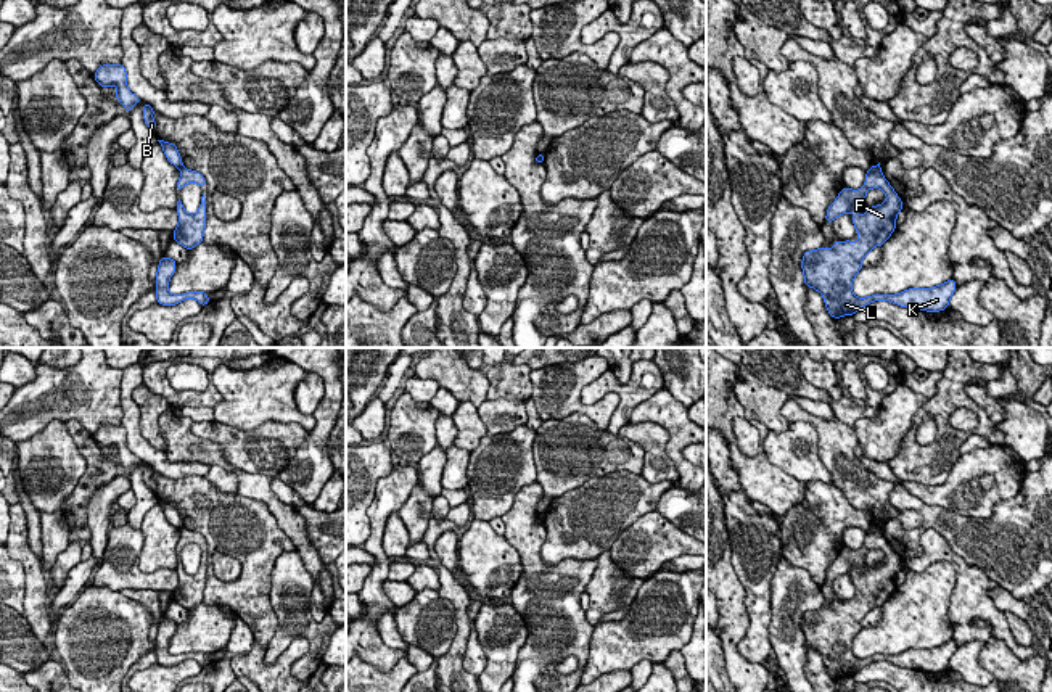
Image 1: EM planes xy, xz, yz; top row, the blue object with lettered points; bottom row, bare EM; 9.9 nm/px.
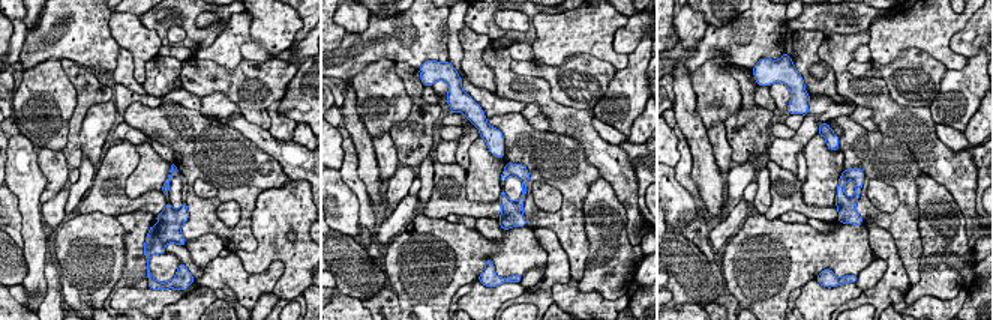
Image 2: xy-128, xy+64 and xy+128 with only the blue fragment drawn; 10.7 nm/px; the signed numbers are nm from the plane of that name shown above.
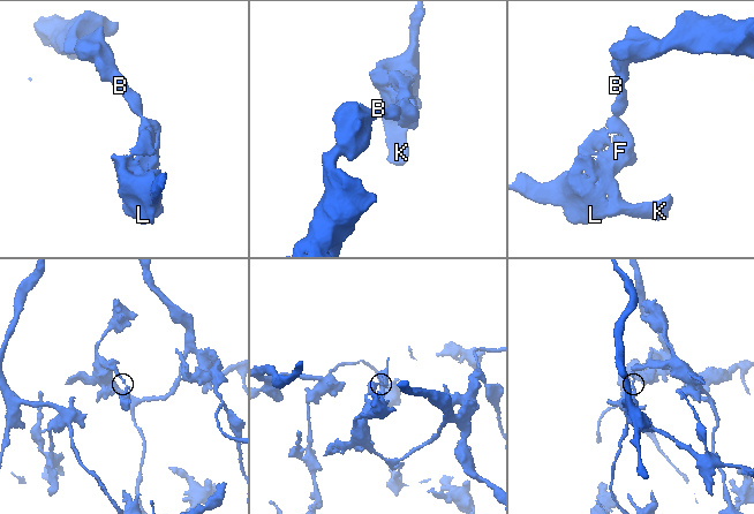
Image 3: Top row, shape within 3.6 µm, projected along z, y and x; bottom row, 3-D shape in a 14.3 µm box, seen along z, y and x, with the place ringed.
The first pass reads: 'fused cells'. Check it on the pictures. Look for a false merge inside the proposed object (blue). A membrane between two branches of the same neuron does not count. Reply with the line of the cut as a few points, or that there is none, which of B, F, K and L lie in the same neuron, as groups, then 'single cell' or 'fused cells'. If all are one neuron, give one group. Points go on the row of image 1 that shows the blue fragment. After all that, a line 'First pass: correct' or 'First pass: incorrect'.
xy (182, 164), (179, 168) | B / F K L | fused cells
First pass: correct

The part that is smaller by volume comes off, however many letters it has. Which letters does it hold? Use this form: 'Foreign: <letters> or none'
Foreign: F, K, L

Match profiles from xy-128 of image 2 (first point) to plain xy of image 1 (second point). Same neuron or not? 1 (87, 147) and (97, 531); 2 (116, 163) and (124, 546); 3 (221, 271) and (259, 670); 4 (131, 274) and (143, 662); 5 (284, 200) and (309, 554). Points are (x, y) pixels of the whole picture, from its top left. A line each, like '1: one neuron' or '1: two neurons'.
1: one neuron
2: one neuron
3: one neuron
4: one neuron
5: two neurons

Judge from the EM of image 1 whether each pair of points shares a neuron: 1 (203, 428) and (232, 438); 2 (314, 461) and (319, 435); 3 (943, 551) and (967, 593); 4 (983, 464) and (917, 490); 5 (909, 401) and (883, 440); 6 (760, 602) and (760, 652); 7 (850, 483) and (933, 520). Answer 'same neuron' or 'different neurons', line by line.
1: same neuron
2: same neuron
3: same neuron
4: same neuron
5: same neuron
6: same neuron
7: different neurons

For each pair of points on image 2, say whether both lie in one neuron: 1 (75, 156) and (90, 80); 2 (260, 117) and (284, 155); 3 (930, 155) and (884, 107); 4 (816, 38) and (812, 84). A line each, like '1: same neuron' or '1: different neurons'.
1: same neuron
2: different neurons
3: same neuron
4: same neuron

